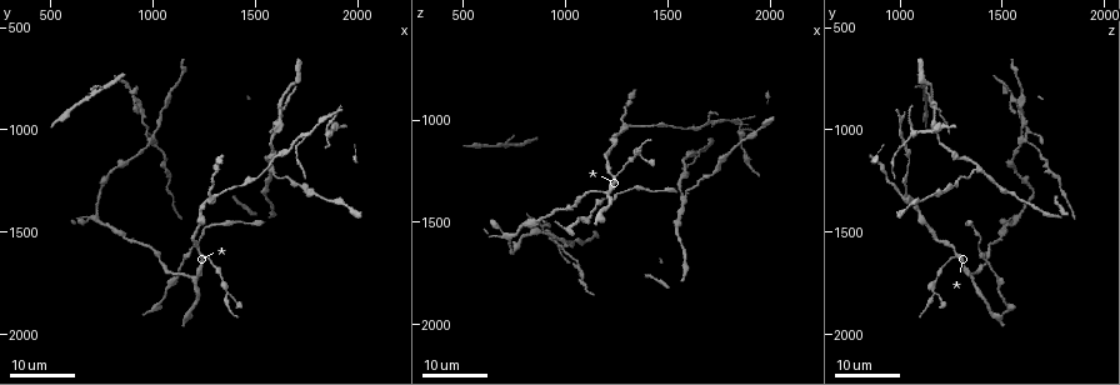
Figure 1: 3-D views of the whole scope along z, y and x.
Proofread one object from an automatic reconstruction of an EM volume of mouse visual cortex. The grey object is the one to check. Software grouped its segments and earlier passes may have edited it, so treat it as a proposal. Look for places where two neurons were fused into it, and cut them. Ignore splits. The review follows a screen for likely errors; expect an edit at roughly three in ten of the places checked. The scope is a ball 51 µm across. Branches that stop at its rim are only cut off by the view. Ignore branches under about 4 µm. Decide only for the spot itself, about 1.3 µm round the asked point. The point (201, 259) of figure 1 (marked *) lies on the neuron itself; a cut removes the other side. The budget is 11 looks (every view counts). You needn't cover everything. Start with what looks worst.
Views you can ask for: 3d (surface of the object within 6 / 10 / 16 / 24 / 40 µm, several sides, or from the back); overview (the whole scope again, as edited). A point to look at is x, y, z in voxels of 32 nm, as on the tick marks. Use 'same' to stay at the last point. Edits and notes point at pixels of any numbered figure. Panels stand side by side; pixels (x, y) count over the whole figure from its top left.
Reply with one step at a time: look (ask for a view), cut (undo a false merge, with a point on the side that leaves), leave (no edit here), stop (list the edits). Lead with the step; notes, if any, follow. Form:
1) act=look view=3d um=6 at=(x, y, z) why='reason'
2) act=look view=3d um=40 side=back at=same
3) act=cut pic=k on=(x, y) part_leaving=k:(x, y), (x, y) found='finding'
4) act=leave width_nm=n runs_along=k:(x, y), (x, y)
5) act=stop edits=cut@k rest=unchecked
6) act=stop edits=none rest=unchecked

act=look view=3d um=16 at=(1840, 1030, 1050) why='four or more arms meet'

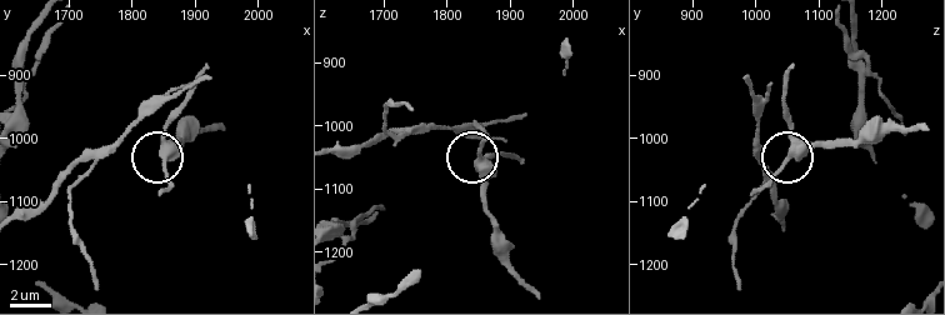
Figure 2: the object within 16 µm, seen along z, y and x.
act=look view=3d um=6 at=(1855, 1030, 1065)

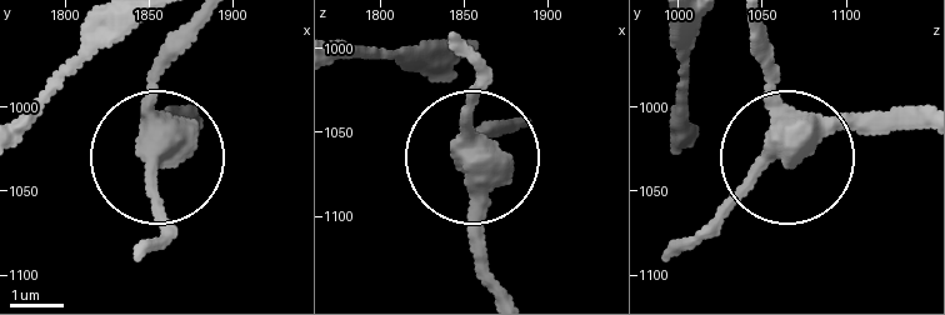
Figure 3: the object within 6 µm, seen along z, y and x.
act=leave side_arm_um=7 runs_along=3:(525, 119), (466, 145), (480, 275) found='one neuron here'

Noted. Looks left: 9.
act=look view=3d um=16 at=(990, 1050, 1620) why='looks like a crossing'

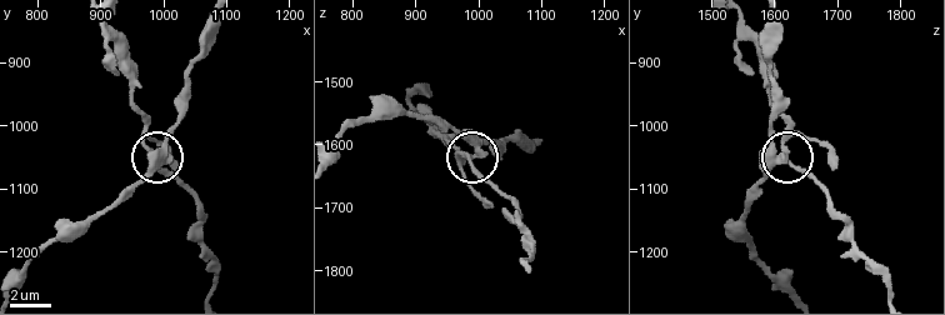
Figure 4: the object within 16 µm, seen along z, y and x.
act=look view=3d um=6 at=(995, 1045, 1615)

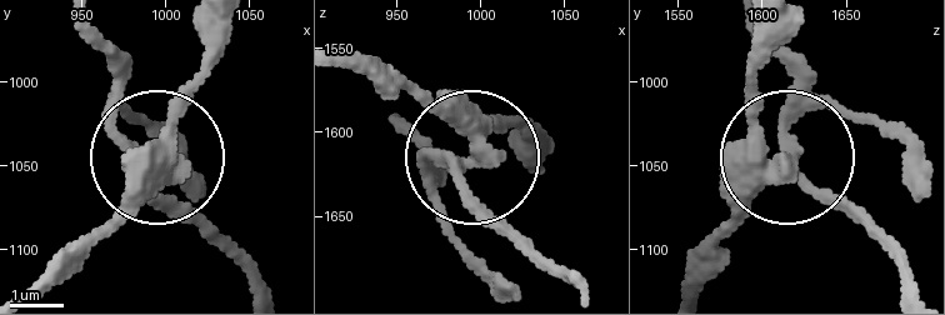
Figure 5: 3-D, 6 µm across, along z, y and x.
act=cut pic=5 on=(430, 199) side_arm_um=25 arms=4 found='two neurons meet here'

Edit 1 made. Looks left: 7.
act=look view=3d um=16 at=(1600, 1010, 1180)

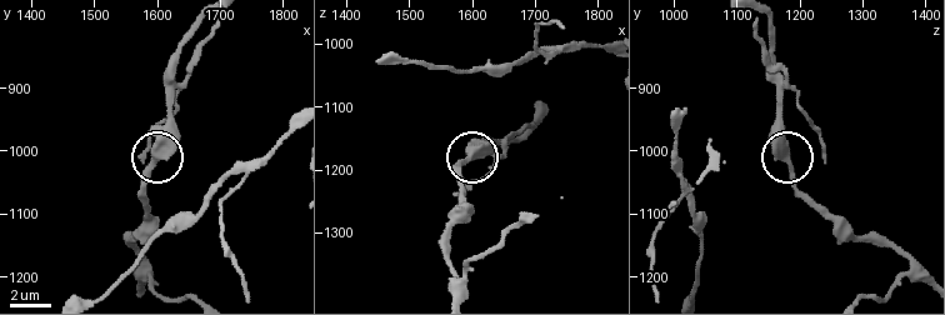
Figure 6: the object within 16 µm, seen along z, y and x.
act=look view=3d um=10 at=(1595, 1010, 1175) why='closer look'

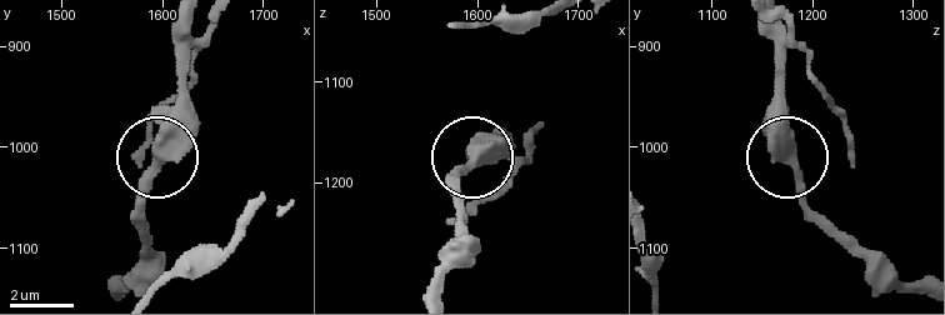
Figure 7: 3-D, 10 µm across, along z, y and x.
act=leave found='continuous, no second neuron'

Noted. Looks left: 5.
act=look view=3d um=24 at=(1190, 1720, 1360) why='three-way junction'

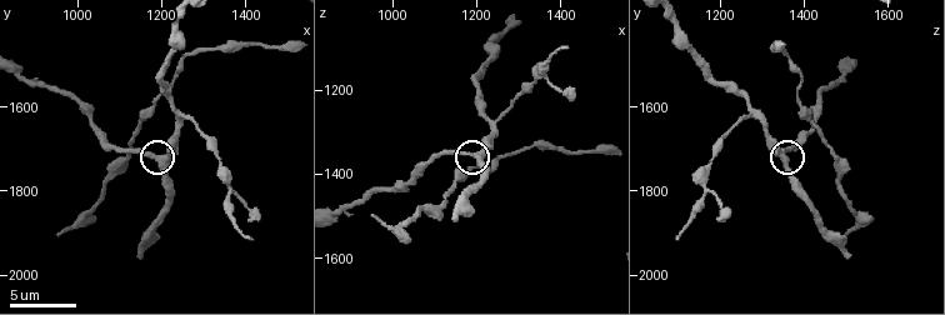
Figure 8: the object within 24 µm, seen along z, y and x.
act=look view=3d um=10 at=(1195, 1730, 1355)

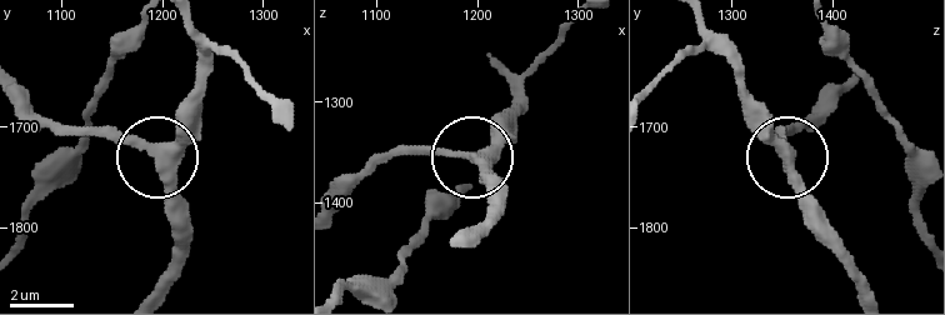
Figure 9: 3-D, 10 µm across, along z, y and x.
act=leave runs_along=9:(738, 63), (749, 116), (784, 158), (791, 189), (815, 219) found='all the same neuron'

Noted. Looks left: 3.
act=look view=3d um=24 at=(1580, 1210, 1370)

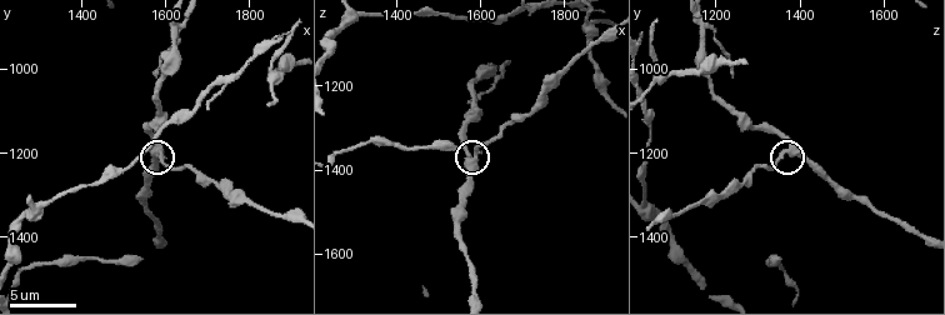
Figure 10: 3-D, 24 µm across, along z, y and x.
act=look view=3d um=10 at=(1590, 1195, 1370) why='closer look'

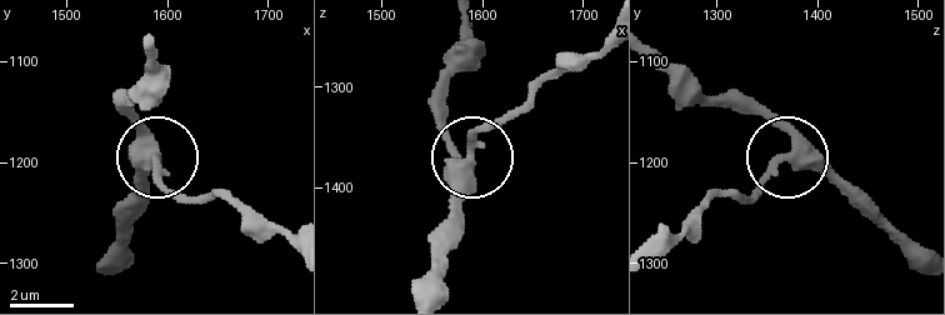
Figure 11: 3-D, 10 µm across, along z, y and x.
act=leave width_nm=380 found='all the same neuron'

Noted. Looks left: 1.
act=stop edits=cut@5 rest=unchecked

